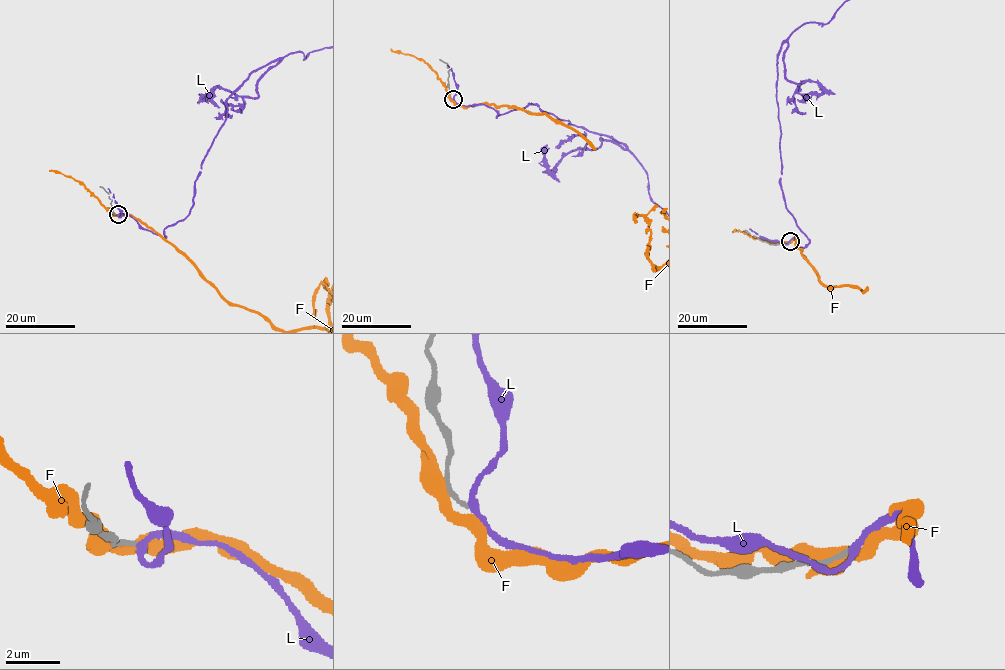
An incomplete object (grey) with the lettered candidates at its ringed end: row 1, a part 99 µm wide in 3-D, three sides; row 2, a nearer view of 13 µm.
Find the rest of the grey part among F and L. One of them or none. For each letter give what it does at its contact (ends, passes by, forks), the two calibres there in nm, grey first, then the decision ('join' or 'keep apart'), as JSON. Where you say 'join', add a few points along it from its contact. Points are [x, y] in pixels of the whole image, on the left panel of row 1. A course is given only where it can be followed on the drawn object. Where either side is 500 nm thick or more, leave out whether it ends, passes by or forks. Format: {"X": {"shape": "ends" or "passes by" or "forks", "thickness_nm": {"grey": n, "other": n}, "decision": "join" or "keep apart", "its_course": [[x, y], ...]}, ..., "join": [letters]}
{"F": {"shape": "forks", "thickness_nm": {"grey": 200, "other": 400}, "decision": "keep apart"}, "L": {"shape": "passes by", "thickness_nm": {"grey": 160, "other": 200}, "decision": "keep apart"}, "join": []}

